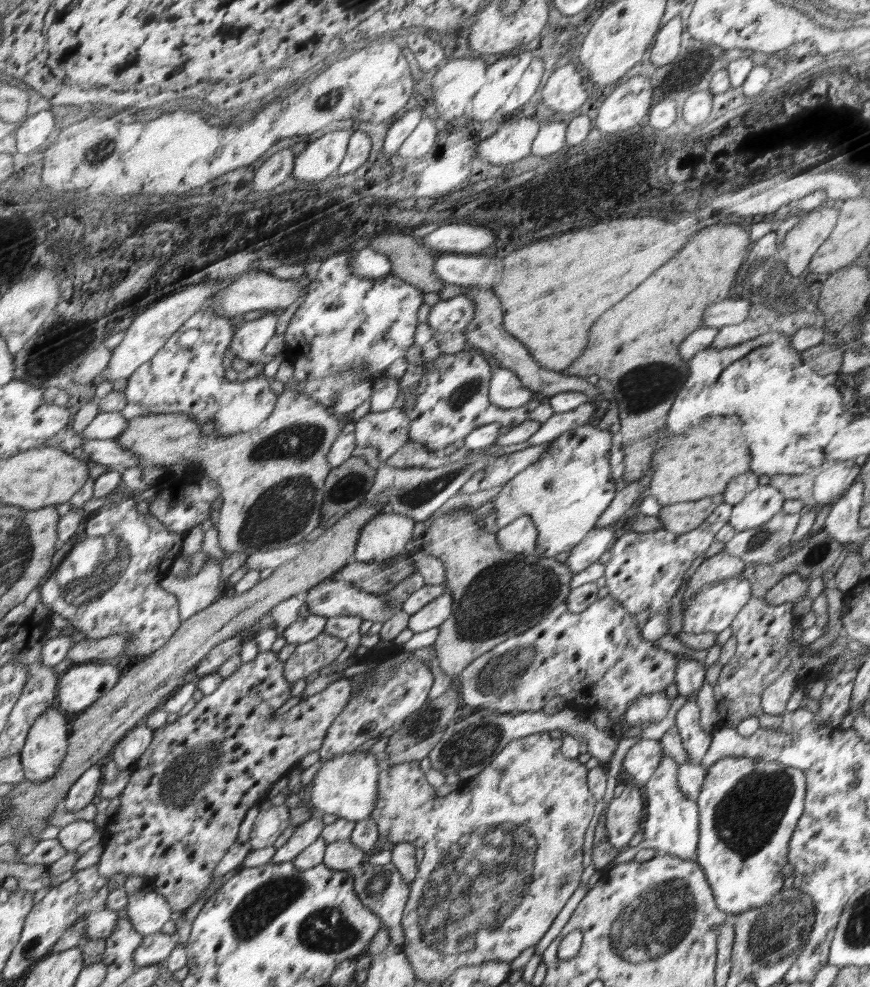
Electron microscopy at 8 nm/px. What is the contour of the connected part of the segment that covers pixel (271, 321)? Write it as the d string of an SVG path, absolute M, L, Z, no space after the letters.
M269 312L252 322L244 323L238 328L234 337L231 355L251 364L261 363L267 366L267 363L275 357L264 356L262 350L268 344L268 340L276 334L274 330L276 330L276 315Z

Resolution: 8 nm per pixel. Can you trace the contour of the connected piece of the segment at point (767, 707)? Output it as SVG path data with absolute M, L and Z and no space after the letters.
M790 669L765 688L762 711L768 715L784 714L790 694L796 688L796 670Z

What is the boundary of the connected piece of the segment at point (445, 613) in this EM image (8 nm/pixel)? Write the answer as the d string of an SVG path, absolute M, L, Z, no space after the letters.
M444 590L438 598L411 614L407 627L414 633L439 627L450 616L451 606L452 594Z

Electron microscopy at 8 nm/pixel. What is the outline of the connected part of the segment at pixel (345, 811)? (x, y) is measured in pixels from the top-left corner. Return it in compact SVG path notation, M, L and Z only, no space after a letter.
M374 750L360 753L346 753L323 760L324 765L312 781L312 799L310 806L321 814L337 814L339 818L354 821L368 819L378 798L379 770Z

